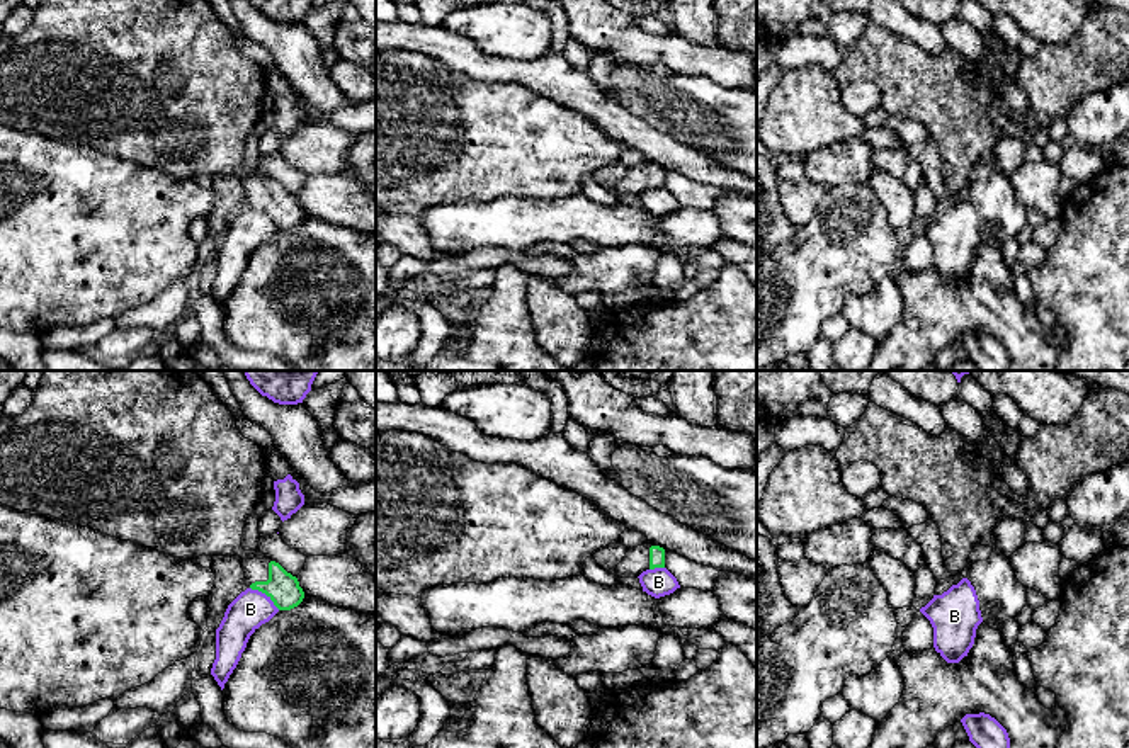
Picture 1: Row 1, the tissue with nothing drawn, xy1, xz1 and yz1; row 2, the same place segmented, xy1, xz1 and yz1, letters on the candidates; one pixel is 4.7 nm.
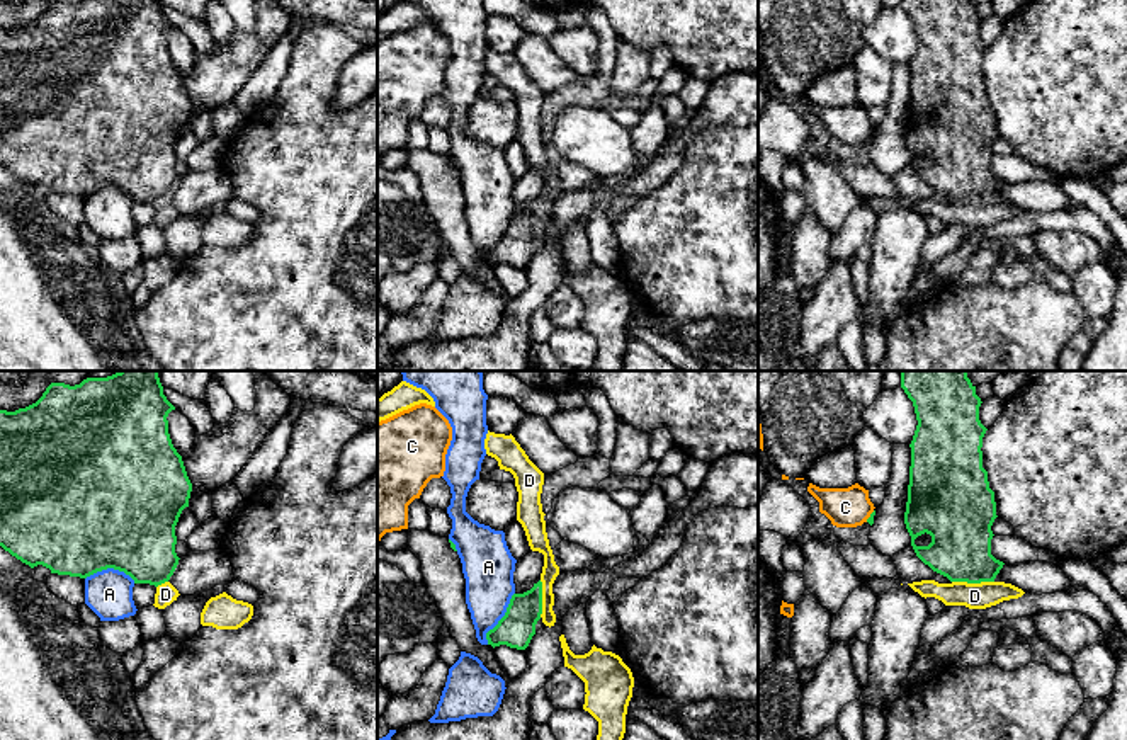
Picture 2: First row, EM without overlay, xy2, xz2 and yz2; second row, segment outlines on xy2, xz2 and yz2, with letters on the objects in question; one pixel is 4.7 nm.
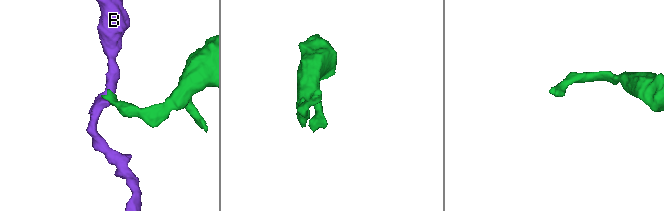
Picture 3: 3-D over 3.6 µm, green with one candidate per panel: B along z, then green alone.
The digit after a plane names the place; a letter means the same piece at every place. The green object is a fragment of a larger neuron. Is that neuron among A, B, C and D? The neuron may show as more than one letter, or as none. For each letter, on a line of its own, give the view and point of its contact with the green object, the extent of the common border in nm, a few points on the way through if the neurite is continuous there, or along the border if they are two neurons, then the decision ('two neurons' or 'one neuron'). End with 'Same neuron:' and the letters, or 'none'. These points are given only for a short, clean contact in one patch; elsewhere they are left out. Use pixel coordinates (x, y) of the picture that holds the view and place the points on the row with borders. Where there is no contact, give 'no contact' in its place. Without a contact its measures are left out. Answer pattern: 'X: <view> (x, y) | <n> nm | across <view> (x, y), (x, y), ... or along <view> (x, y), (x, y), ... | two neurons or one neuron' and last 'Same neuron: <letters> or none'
A: xz2 (502, 618) | 280 nm | two neurons
B: xy1 (266, 594) | 180 nm | along xy1 (250, 587), (262, 592), (279, 609) | two neurons
C: yz2 (871, 516) | 70 nm | two neurons
D: yz2 (973, 582) | 200 nm | along yz2 (952, 580), (993, 582) | two neurons
Same neuron: none

